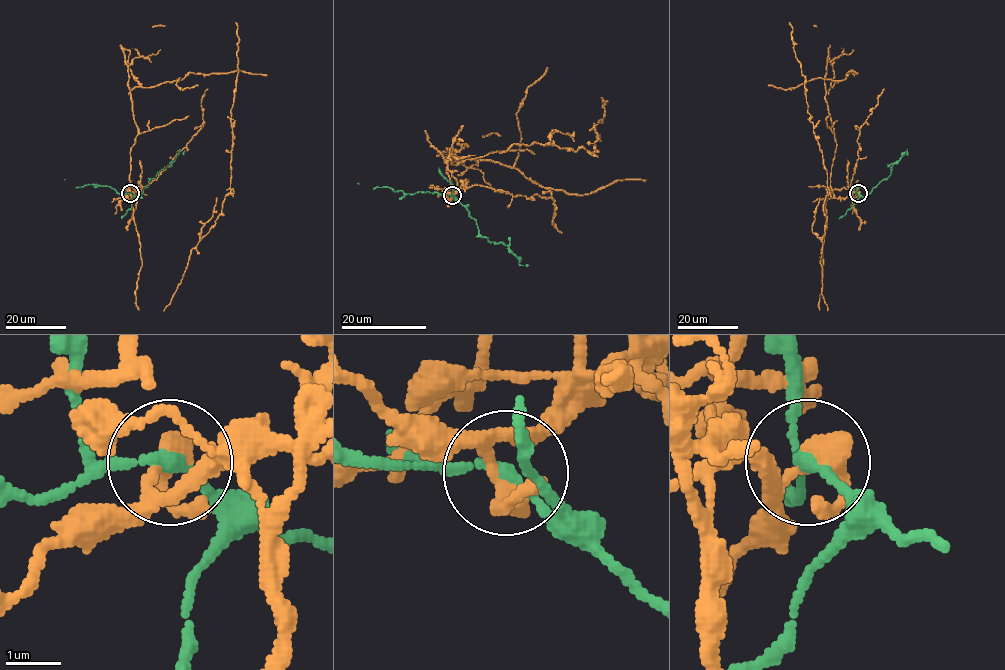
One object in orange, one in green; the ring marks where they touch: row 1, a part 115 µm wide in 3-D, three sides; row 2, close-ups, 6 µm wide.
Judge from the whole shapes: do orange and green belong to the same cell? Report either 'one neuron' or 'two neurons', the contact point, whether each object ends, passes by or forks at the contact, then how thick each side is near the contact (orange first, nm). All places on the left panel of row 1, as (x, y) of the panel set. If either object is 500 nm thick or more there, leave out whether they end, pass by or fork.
two neurons | (130, 193) | orange forks | green passes by | 320/200 nm

